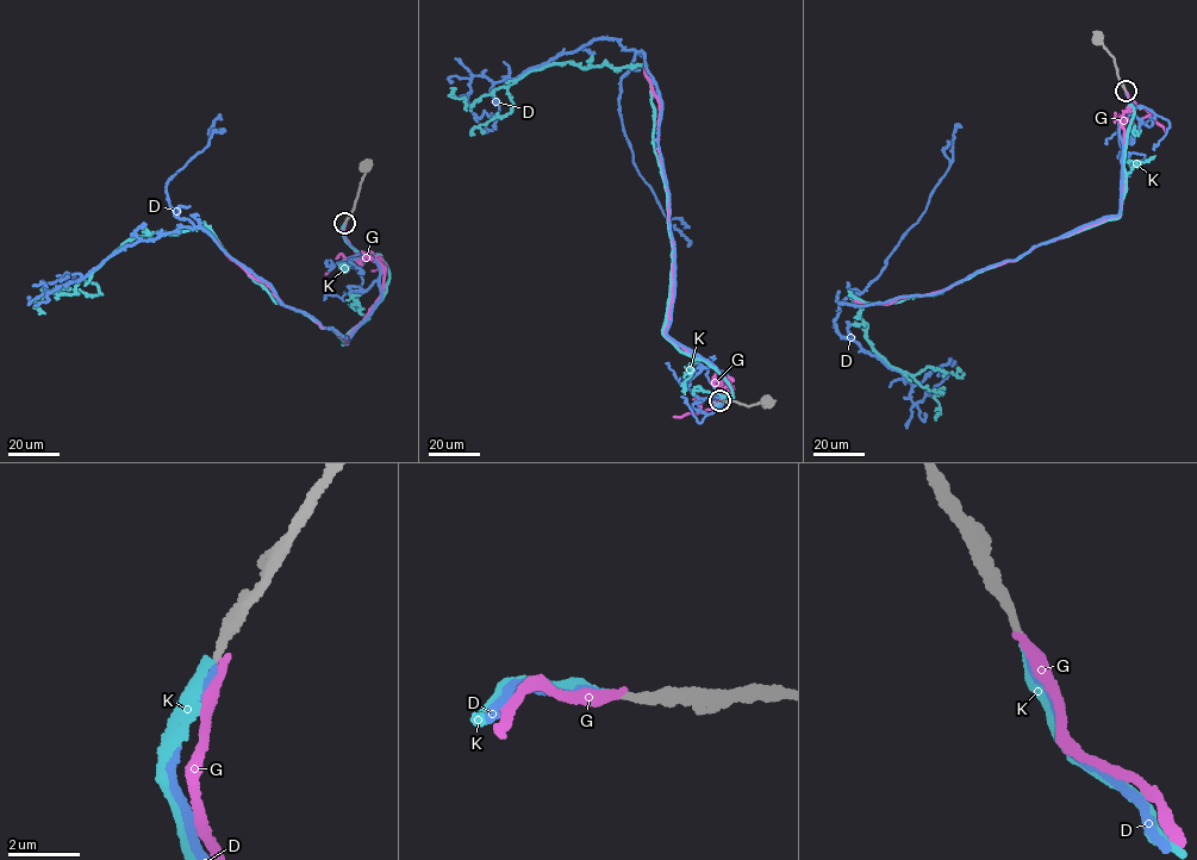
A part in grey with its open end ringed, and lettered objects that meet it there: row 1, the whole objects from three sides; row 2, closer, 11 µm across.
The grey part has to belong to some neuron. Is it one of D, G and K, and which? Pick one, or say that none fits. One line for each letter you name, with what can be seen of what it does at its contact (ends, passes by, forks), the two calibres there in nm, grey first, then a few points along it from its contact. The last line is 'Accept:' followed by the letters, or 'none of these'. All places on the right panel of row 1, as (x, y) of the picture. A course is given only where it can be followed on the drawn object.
D: it ends; calibres 220 and 200 nm; course (1126, 92), (1142, 106), (1118, 123), (1117, 214), (935, 293), (840, 303), (840, 334), (914, 404), (936, 368)
Accept: D

